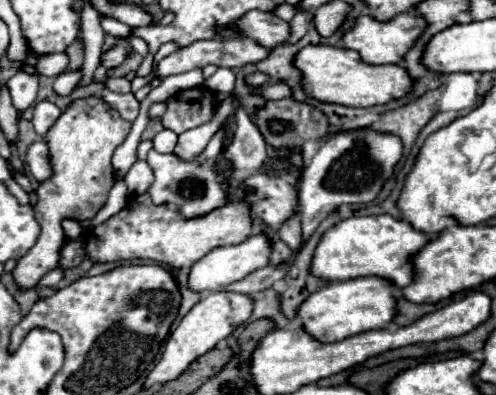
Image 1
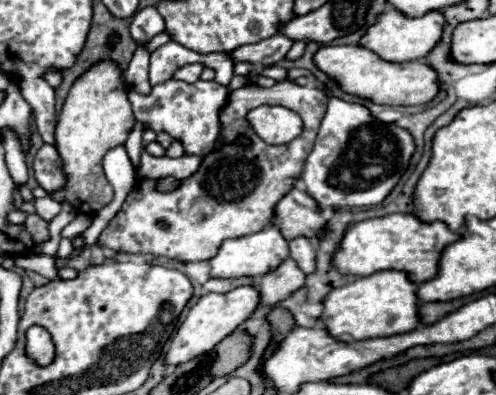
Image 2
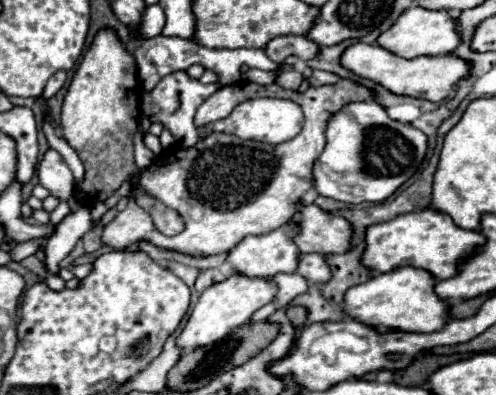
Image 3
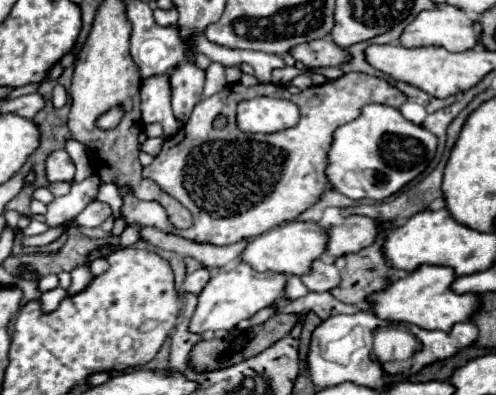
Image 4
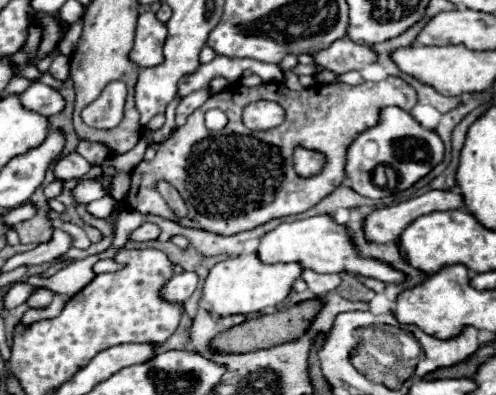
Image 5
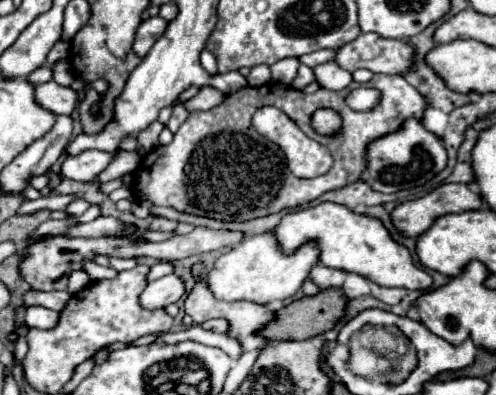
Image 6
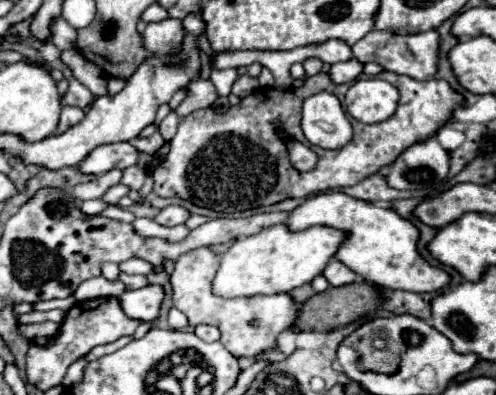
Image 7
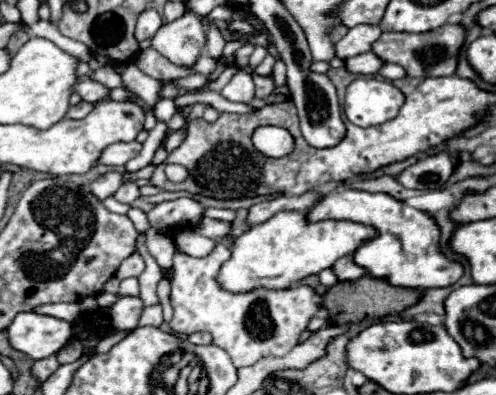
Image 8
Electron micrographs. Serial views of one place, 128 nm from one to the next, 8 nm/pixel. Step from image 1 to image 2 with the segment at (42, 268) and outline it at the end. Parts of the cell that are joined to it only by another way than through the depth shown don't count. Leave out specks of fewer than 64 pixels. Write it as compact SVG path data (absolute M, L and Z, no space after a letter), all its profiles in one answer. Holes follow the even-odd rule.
M102 60L90 66L80 78L74 80L56 126L56 150L62 156L68 184L64 190L50 194L54 200L68 200L76 212L96 214L112 202L114 190L102 172L102 158L108 150L122 146L132 132L136 118L128 100L128 84L118 62ZM28 214L26 216L26 222L24 222L24 226L26 226L26 230L28 230L28 234L34 238L34 242L44 242L44 240L48 240L48 222L46 220L42 220L40 216L36 216L36 214Z

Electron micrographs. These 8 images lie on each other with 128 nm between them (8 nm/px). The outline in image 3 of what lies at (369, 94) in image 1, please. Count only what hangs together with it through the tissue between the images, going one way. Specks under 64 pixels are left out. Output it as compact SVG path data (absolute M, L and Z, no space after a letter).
M358 42L342 54L342 66L352 70L354 74L362 78L370 78L376 84L382 84L390 92L426 98L430 102L442 102L450 96L450 92L456 88L460 80L470 78L472 64L464 58L458 58L454 54L442 54L442 56L416 56L416 58L402 58L394 52L382 48L380 44L364 44Z

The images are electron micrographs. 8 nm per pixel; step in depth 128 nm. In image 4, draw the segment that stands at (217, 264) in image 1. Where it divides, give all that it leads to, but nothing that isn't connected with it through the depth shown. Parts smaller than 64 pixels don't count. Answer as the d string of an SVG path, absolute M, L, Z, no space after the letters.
M284 222L260 236L256 236L244 250L242 260L248 262L258 272L282 272L282 274L308 274L312 272L312 262L318 260L328 246L328 230L316 222Z

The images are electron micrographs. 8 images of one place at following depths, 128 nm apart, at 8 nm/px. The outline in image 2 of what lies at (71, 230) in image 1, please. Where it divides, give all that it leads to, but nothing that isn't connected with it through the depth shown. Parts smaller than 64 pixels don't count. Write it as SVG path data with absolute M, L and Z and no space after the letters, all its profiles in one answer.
M50 196L36 199L34 206L36 206L38 216L44 218L44 220L50 220L50 218L54 218L54 216L60 212L60 204L58 204L54 198L50 198Z

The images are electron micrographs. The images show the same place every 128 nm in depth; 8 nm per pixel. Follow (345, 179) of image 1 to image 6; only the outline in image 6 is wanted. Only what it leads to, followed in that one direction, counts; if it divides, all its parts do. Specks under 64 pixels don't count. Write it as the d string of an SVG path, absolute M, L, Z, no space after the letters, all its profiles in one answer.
M406 120L400 132L374 140L368 146L368 172L364 180L378 192L398 192L414 186L422 186L446 168L446 148L438 136L428 132L422 122Z

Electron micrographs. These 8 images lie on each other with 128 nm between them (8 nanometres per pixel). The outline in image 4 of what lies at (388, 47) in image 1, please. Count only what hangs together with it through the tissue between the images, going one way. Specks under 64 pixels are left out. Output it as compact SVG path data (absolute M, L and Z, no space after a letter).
M440 6L432 10L424 10L416 16L414 22L410 22L402 32L402 46L406 48L418 48L418 46L442 46L450 52L464 52L478 44L480 28L478 22L470 20L468 14L456 6Z

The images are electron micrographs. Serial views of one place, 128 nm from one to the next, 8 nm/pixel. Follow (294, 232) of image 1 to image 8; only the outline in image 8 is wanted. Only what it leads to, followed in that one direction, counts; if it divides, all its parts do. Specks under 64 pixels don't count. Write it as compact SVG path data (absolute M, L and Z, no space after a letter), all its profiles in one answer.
M344 256L344 258L336 260L336 264L332 268L340 280L358 280L366 272L362 266L358 266L354 262L352 256Z

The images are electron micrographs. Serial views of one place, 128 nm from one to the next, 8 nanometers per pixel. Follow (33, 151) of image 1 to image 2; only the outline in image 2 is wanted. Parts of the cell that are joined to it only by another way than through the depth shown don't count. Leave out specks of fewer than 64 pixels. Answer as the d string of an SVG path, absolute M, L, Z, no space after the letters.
M44 144L36 154L36 180L46 192L58 192L66 186L66 174L58 150L50 144Z

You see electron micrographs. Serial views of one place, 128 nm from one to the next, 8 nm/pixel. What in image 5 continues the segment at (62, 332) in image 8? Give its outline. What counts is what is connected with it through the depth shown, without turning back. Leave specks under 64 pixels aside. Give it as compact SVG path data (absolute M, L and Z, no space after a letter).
M36 288L36 292L28 300L28 306L30 308L46 308L46 306L50 306L52 296L54 296L54 292L50 292L46 288Z

